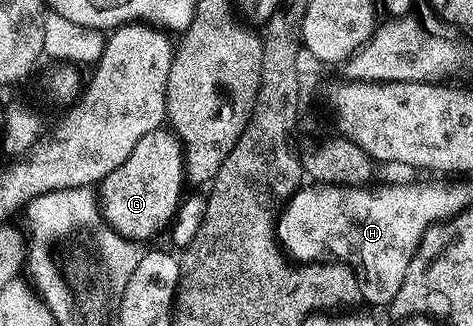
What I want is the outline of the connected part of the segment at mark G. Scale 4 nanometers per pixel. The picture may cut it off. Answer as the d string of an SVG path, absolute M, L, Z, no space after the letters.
M164 127L150 131L150 135L142 135L142 139L138 139L126 163L114 167L114 171L100 182L98 202L104 222L129 241L145 243L155 233L169 228L180 208L184 185L184 154L179 138Z

